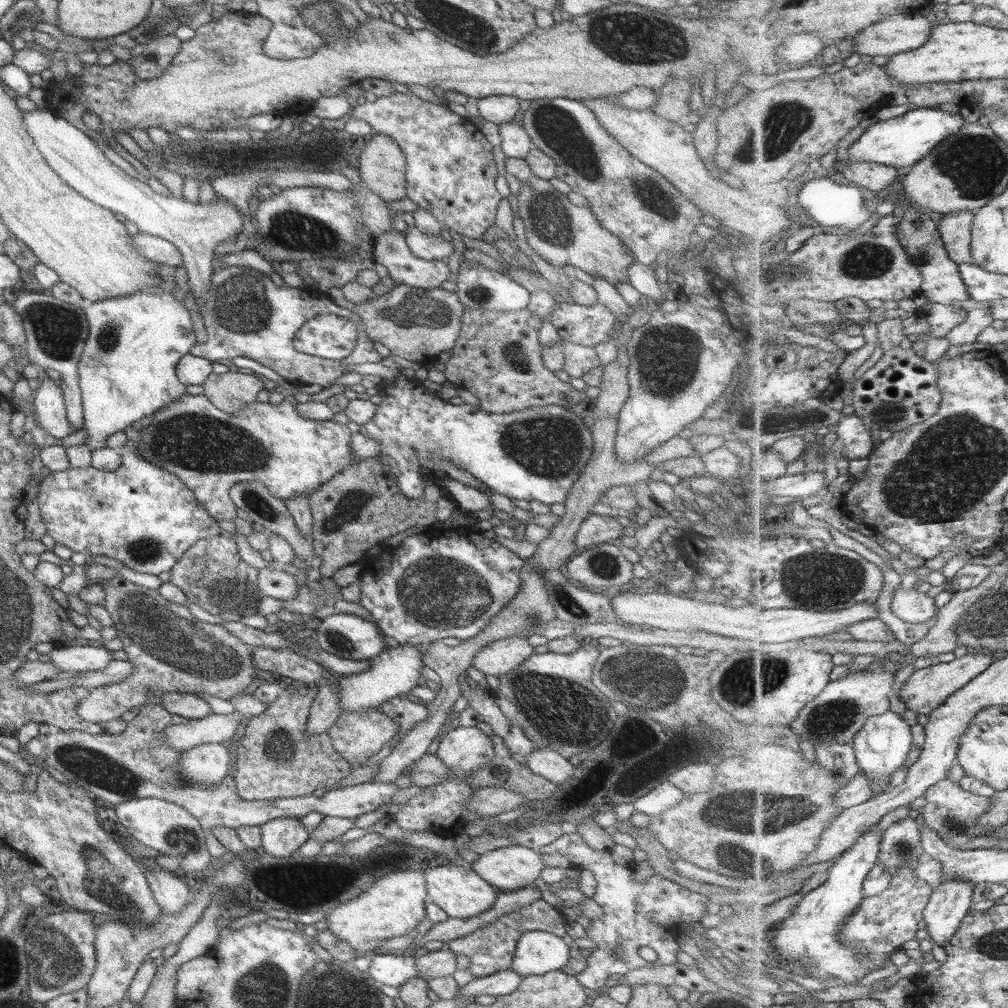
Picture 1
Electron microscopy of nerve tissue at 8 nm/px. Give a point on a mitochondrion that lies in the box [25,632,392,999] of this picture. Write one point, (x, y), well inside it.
(94, 767)

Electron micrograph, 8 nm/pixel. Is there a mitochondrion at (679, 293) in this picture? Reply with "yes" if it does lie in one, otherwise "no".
no

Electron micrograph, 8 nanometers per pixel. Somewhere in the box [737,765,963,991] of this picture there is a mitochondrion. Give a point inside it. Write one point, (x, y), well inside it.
(903, 848)

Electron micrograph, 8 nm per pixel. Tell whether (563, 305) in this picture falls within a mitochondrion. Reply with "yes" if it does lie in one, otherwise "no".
no

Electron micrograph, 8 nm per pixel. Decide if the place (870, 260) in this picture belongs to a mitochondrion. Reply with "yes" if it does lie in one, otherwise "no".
yes

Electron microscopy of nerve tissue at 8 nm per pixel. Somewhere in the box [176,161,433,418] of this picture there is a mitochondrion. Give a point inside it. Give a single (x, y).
(242, 307)

